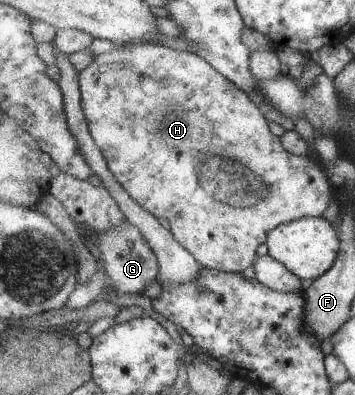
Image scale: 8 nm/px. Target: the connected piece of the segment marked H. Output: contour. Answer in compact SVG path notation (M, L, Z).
M155 43L132 44L129 47L115 47L97 56L97 59L80 73L83 109L95 143L102 149L110 172L117 178L127 193L155 217L170 222L170 230L177 241L187 248L204 267L213 267L225 273L242 273L258 261L257 249L266 243L267 236L275 227L301 217L323 217L337 198L335 187L330 184L329 175L317 159L293 155L286 150L282 138L273 135L269 129L263 109L251 101L236 83L217 71L209 61L196 53L171 49Z

